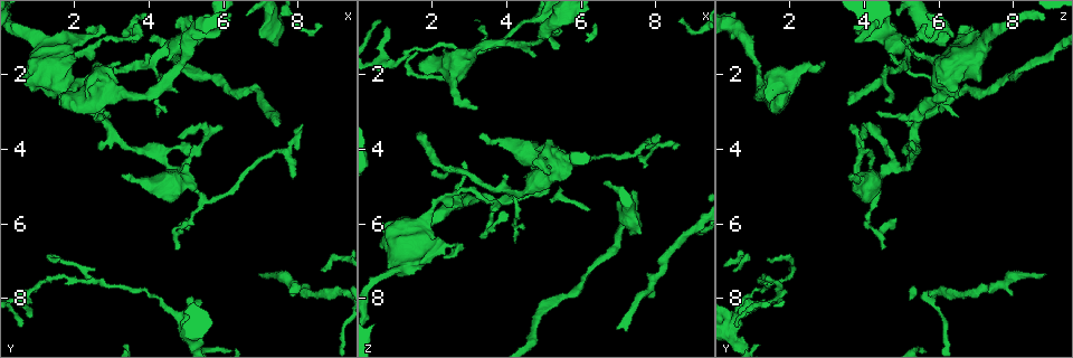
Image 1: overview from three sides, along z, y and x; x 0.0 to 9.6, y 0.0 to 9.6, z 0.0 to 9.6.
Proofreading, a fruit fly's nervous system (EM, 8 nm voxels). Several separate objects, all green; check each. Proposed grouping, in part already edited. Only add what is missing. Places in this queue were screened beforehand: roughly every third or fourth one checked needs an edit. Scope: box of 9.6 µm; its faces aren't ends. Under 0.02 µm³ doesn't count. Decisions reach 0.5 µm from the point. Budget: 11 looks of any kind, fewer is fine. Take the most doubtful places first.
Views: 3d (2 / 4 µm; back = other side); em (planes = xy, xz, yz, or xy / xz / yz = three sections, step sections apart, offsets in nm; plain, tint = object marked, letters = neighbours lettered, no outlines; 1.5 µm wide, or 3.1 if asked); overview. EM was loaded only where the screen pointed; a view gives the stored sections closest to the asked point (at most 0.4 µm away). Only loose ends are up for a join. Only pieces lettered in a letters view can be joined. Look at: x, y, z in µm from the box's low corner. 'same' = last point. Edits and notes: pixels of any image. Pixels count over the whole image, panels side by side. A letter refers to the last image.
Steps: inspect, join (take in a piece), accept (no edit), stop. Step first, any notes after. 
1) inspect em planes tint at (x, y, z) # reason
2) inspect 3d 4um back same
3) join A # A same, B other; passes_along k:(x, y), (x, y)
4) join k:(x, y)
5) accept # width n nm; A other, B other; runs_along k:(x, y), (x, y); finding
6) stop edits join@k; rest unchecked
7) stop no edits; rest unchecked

inspect em planes letters at (6.95, 7.25, 8.85) # thin end

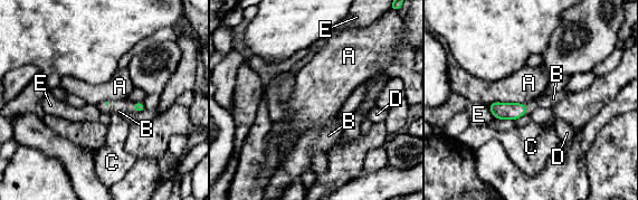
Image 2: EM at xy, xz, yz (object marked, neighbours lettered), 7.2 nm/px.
join B # A other, B same, C other, D other, E other; passes_along 2:(501, 111), (525, 108), (542, 102); it goes on there

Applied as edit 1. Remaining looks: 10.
inspect 3d 2um at (1.55, 2.80, 3.55) # free end

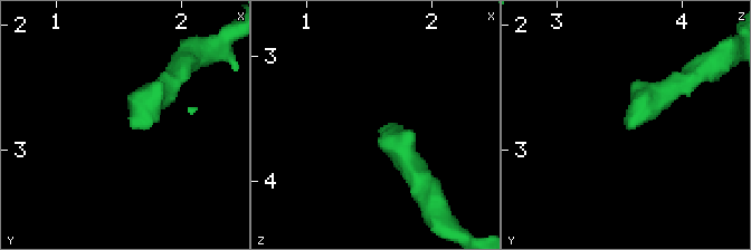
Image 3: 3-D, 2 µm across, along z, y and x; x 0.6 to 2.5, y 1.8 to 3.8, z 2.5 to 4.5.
inspect em planes tint at (1.62, 2.82, 3.58) # shape alone is not enough

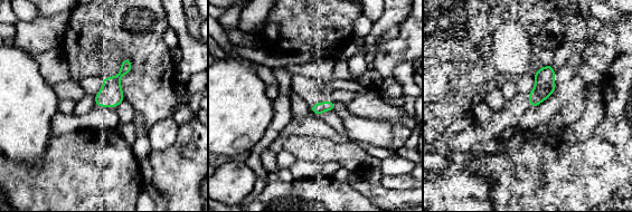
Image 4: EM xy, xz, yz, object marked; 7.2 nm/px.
inspect em planes letters same # see the neighbours

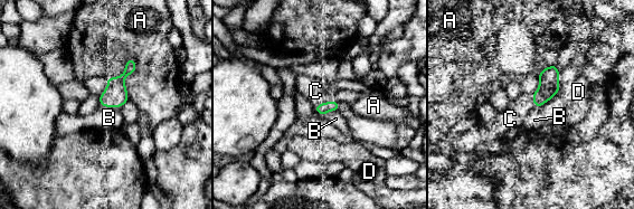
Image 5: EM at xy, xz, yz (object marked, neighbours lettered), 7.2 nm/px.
join C # longest_contact A 160 nm; A other, B other, C same, D other; it goes on there

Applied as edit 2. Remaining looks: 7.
inspect overview # see it whole again

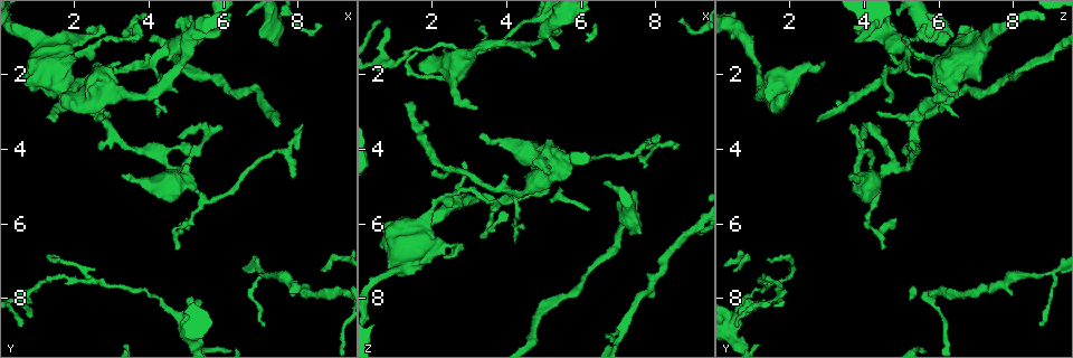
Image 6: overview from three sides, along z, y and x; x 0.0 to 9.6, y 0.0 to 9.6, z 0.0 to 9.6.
inspect 3d 2um at (4.30, 3.10, 6.45) # branch stops here

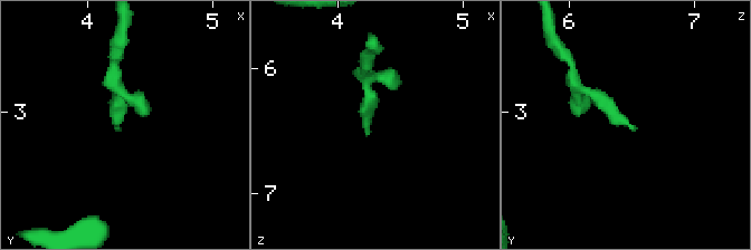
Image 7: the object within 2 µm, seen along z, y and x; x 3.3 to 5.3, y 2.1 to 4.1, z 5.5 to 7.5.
inspect em yz step 8 tint at (4.24, 3.16, 6.48) # now the EM

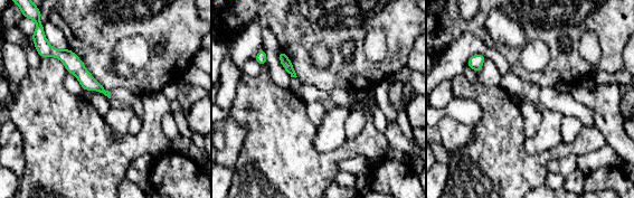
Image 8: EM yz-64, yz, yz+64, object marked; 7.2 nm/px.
inspect em yz step 8 letters same

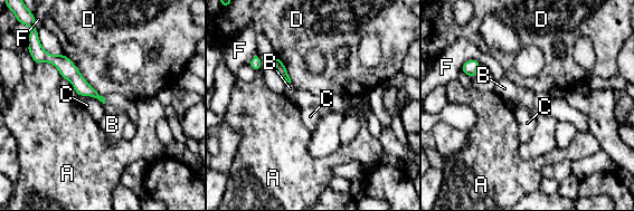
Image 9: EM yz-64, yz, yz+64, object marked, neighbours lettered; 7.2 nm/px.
accept # A other, B other, C other, D other, F other; runs_along 9:(49, 59), (57, 60), (94, 94); none of them fits

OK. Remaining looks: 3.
inspect 3d 4um at (0.75, 8.50, 0.70) # thin end

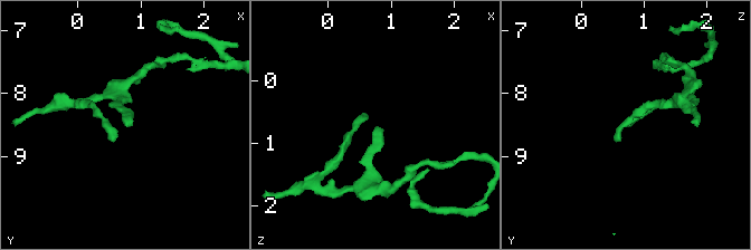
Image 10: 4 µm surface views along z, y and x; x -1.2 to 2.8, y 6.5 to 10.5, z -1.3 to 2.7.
inspect em planes letters at (0.70, 8.50, 0.75) # now the EM

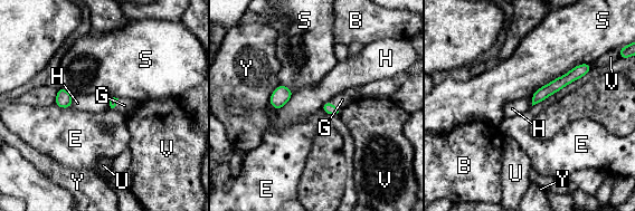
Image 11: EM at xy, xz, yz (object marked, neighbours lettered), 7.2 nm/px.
join G # B other, E other, G same, H other, S other, U other, V other, Y other; passes_along 11:(328, 107), (334, 106), (342, 99); it goes on there

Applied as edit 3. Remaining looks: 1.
stop edits join@2, join@5, join@11; rest unchecked

